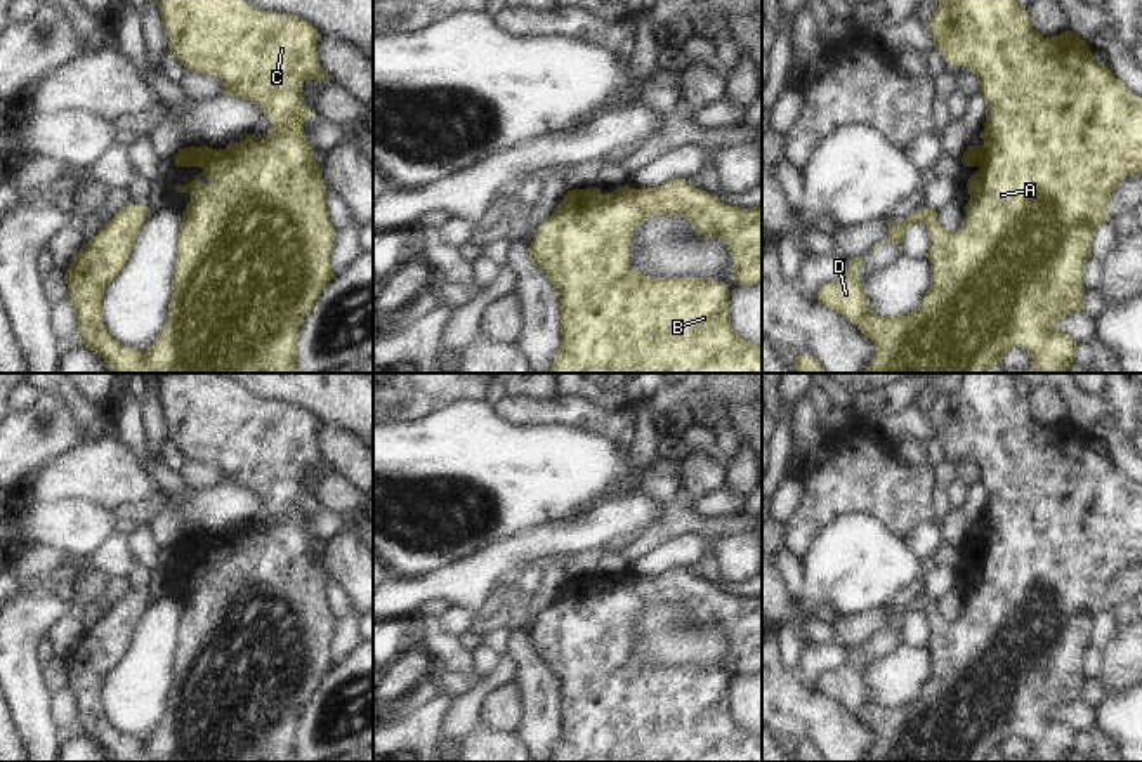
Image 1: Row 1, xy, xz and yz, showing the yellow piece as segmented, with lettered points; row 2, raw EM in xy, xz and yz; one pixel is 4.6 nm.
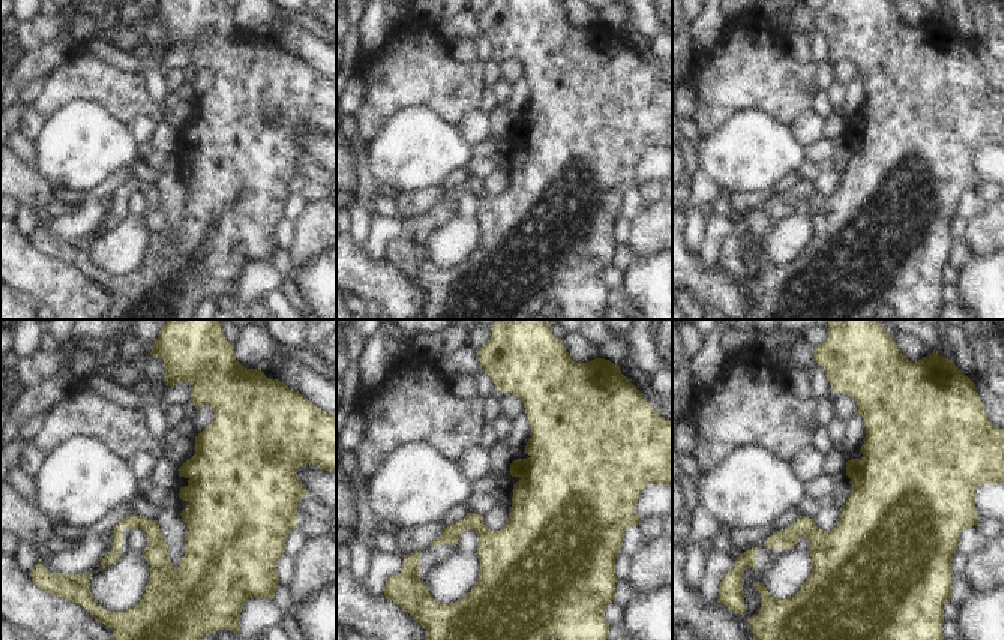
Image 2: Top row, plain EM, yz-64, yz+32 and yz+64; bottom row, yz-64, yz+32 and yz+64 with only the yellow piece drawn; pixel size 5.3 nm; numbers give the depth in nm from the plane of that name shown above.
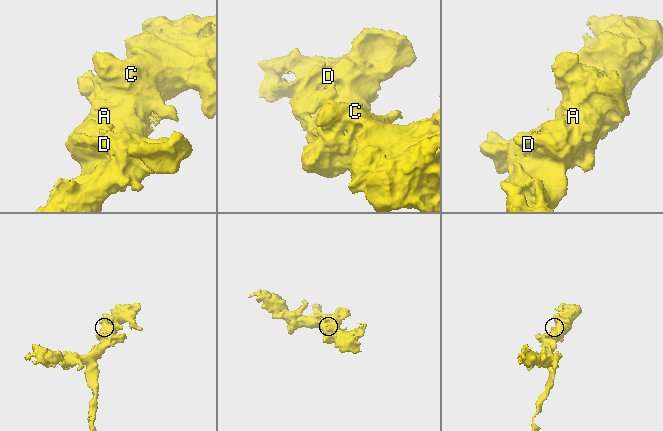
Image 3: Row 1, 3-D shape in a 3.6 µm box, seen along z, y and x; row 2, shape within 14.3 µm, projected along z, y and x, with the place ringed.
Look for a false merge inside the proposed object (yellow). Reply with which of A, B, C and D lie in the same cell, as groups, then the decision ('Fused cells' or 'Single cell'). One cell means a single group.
Groups: A B C D. Single cell

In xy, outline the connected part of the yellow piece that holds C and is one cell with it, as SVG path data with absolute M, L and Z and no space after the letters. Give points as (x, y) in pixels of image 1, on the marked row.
M158 0L161 24L174 59L189 71L208 73L224 83L226 95L253 102L272 122L262 142L255 134L224 149L184 148L175 154L175 167L201 167L203 172L177 193L191 196L179 231L179 252L172 278L168 318L148 351L120 345L102 323L102 293L120 274L135 245L142 222L151 210L128 203L95 236L92 236L69 267L68 300L71 302L78 332L76 338L95 351L111 373L300 373L295 366L295 349L302 319L311 312L319 292L335 276L330 266L337 231L330 224L323 200L326 187L302 130L312 115L302 104L302 85L307 80L328 78L318 61L318 30L292 14L260 10L245 0Z

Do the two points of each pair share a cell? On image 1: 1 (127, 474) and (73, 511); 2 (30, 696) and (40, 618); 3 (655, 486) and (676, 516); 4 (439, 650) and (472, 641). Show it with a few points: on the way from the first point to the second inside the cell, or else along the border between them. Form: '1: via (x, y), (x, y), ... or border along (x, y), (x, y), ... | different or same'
1: border along (47, 502), (87, 499), (113, 511) | different
2: via (25, 677), (25, 637) | same
3: via (662, 493), (672, 509) | same
4: border along (457, 637), (471, 651) | different

